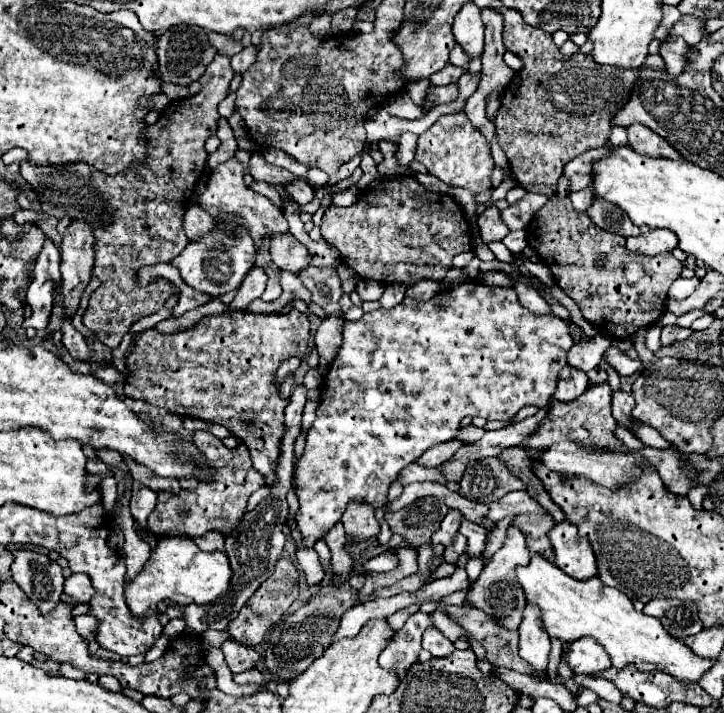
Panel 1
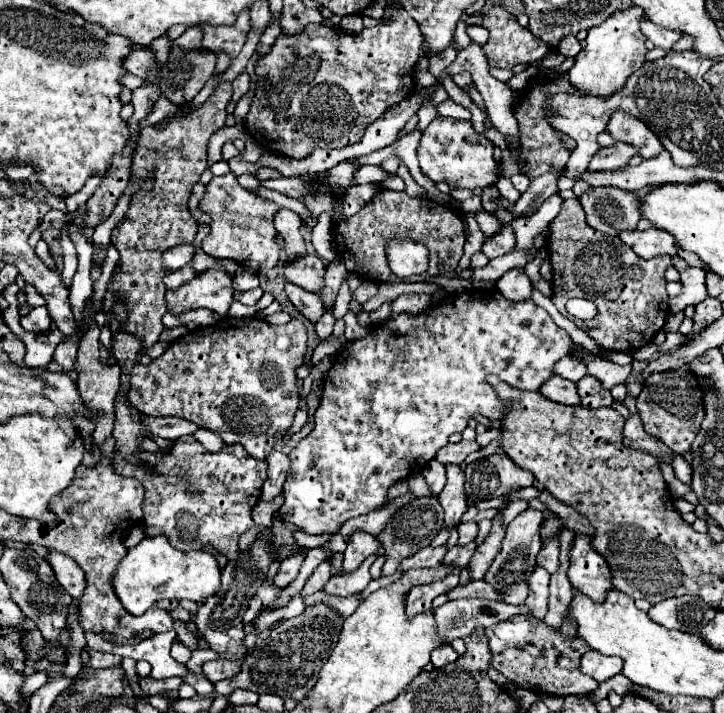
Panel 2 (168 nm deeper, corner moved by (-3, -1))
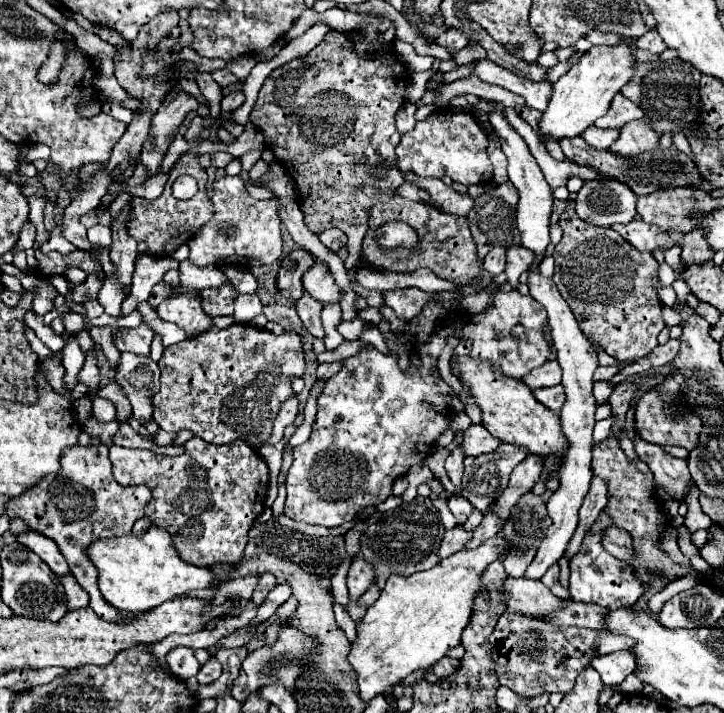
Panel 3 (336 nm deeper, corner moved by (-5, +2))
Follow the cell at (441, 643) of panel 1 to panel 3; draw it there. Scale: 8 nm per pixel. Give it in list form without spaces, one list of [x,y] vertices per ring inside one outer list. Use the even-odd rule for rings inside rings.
[[[442,657],[442,659],[440,659],[434,667],[432,667],[432,671],[434,671],[434,675],[436,675],[438,679],[444,679],[444,677],[452,675],[458,667],[460,667],[460,661],[458,661],[458,659],[452,659],[452,657]]]

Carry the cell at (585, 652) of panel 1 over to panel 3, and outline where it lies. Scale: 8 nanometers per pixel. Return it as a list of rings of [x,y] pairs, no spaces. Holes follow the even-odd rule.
[[[616,651],[592,659],[590,665],[598,671],[604,685],[620,685],[636,669],[636,655],[632,651]]]

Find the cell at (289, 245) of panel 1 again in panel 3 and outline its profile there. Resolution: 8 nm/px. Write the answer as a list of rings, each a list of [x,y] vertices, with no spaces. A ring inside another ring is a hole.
[[[316,263],[308,273],[304,275],[304,289],[322,303],[340,303],[342,289],[336,285],[328,265]]]

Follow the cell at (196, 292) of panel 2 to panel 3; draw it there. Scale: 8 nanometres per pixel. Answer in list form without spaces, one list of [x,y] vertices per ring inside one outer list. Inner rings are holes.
[[[176,287],[174,293],[156,307],[156,311],[162,321],[176,323],[182,331],[186,331],[186,337],[198,337],[212,327],[212,317],[202,311],[200,301],[202,299],[196,291]]]

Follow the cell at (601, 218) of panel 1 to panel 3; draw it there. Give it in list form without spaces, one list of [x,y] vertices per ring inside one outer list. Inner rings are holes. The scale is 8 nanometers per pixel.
[[[612,179],[584,181],[576,199],[576,215],[596,227],[612,227],[614,223],[628,223],[636,215],[636,195]]]

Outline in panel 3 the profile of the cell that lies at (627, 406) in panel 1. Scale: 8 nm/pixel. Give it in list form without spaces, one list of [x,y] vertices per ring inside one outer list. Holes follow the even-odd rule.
[[[636,437],[636,441],[634,441],[634,449],[636,449],[640,461],[644,461],[652,469],[654,481],[660,487],[664,487],[664,491],[674,501],[684,501],[686,493],[692,485],[692,477],[688,473],[686,461],[664,453],[660,445],[650,445],[650,443],[642,441],[640,437]]]

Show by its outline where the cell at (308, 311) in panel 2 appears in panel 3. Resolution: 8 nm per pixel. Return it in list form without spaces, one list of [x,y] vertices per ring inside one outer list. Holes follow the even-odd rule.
[[[304,293],[298,301],[296,301],[296,311],[304,323],[304,327],[308,329],[310,335],[324,339],[324,329],[322,329],[322,321],[320,321],[320,311],[322,311],[322,303],[316,301],[310,293]]]

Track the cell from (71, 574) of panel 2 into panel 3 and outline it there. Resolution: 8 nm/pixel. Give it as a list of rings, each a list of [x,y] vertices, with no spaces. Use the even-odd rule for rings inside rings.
[[[28,529],[26,533],[20,533],[16,539],[18,539],[22,545],[26,545],[28,549],[32,549],[44,563],[48,563],[48,567],[50,567],[58,577],[70,573],[68,563],[64,561],[58,545],[56,545],[52,539],[40,535],[40,533],[32,531],[32,529]]]

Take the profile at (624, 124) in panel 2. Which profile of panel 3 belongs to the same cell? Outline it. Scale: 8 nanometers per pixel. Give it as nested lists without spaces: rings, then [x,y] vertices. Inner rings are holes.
[[[616,93],[616,97],[612,99],[612,105],[608,109],[608,113],[604,117],[600,117],[594,125],[596,127],[602,127],[602,129],[606,129],[606,127],[620,129],[626,123],[636,121],[636,119],[642,119],[642,117],[644,117],[644,111],[638,105],[634,105],[632,101],[628,101],[624,95]]]

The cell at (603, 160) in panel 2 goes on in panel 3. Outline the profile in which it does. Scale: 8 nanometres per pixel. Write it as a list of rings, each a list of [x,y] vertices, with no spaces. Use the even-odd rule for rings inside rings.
[[[646,119],[632,121],[620,129],[620,139],[610,147],[610,151],[624,155],[624,157],[636,157],[648,149],[656,149],[662,133],[656,133]]]

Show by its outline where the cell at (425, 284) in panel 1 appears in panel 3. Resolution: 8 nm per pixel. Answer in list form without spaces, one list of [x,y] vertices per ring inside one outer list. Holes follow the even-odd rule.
[[[416,287],[410,289],[396,289],[396,291],[386,291],[384,293],[384,303],[398,315],[402,321],[410,321],[416,317],[426,303],[430,303],[434,297],[430,293],[424,293]]]

